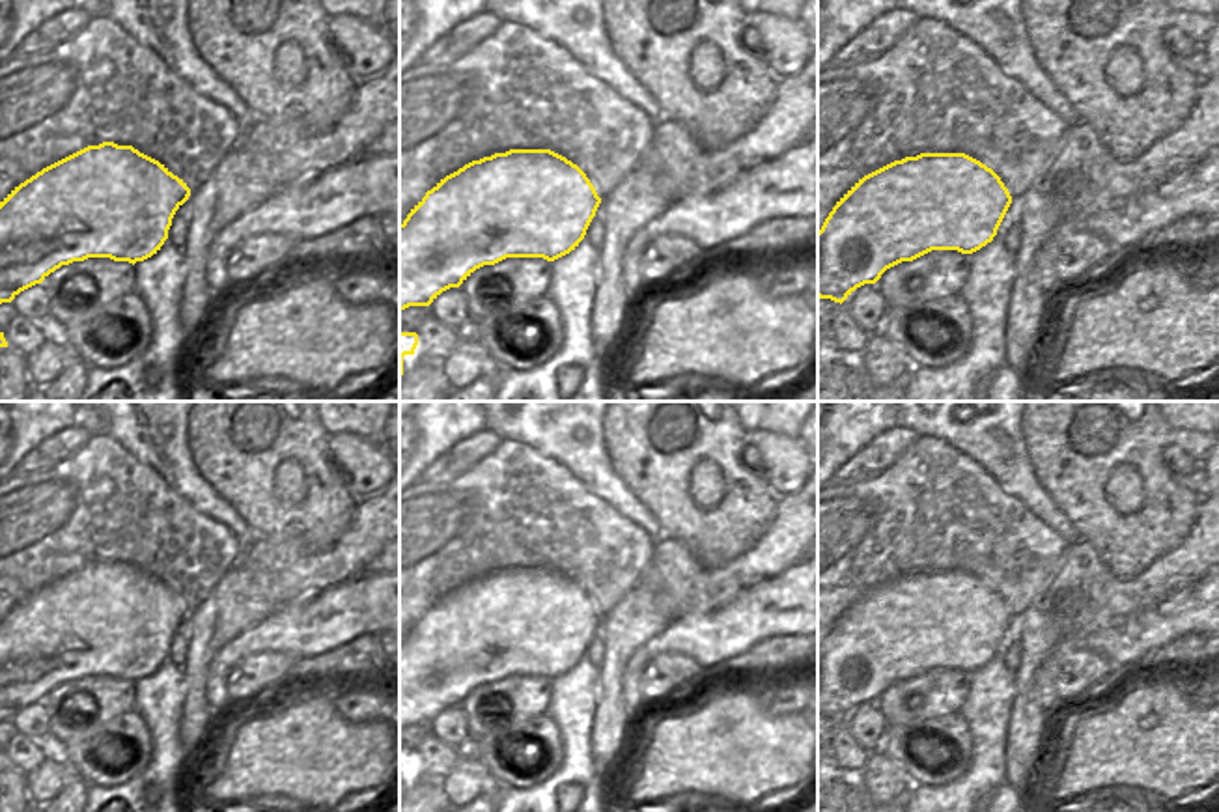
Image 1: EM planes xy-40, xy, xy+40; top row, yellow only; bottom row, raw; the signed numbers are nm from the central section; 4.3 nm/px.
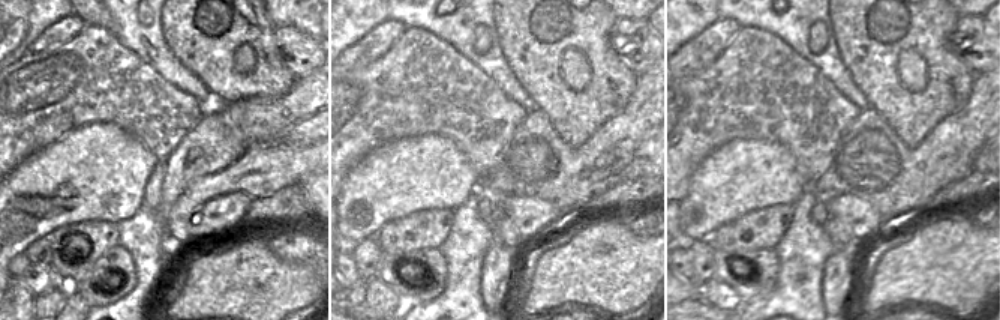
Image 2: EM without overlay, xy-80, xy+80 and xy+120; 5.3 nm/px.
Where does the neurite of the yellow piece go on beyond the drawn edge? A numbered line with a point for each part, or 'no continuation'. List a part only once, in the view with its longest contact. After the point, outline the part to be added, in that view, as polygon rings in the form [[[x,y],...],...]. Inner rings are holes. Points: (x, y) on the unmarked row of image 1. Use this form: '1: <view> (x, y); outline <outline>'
no continuation

